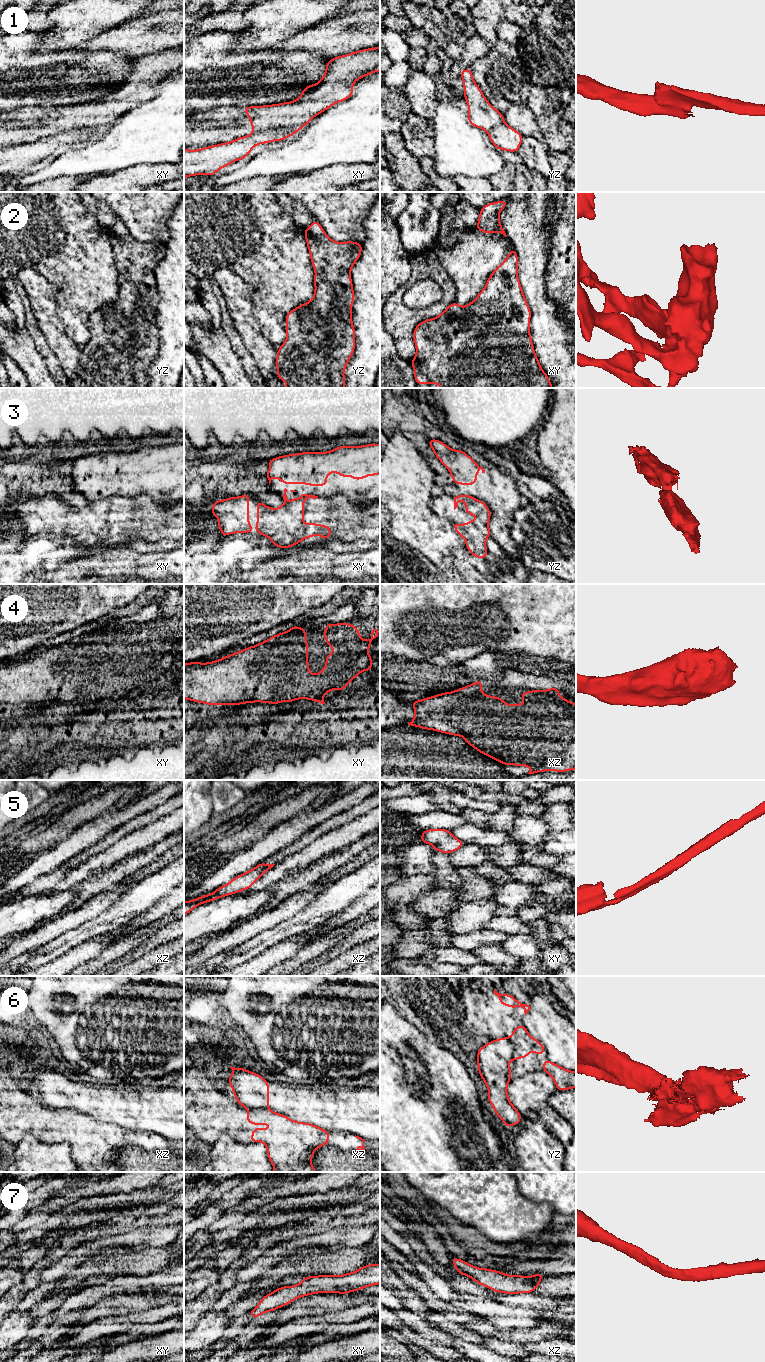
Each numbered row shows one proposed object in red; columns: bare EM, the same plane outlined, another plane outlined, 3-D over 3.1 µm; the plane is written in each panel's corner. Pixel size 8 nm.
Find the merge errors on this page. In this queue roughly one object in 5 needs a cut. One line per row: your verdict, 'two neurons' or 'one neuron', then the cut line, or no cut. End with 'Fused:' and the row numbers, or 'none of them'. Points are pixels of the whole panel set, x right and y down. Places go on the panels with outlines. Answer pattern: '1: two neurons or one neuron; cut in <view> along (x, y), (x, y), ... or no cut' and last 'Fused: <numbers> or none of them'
1: two neurons; cut in xy along (252, 134), (258, 131), (275, 129), (286, 129), (292, 134)
2: one neuron; no cut
3: two neurons; cut in yz along (457, 495), (468, 496)
4: one neuron; no cut
5: one neuron; no cut
6: two neurons; cut in yz along (506, 1038), (512, 1045), (513, 1058)
7: one neuron; no cut
Fused: 1, 3, 6

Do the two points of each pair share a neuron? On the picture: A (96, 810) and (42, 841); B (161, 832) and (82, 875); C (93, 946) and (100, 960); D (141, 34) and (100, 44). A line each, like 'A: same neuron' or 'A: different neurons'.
A: same neuron
B: same neuron
C: different neurons
D: same neuron

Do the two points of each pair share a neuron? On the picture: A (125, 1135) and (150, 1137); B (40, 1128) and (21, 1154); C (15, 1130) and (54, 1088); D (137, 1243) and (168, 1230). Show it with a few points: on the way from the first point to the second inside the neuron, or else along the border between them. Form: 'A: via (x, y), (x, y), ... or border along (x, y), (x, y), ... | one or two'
A: via (131, 1137), (144, 1137) | one
B: border along (56, 1141), (42, 1142), (25, 1135), (16, 1144) | two
C: border along (38, 1098), (44, 1105), (50, 1108) | two
D: via (145, 1237), (160, 1236) | one

